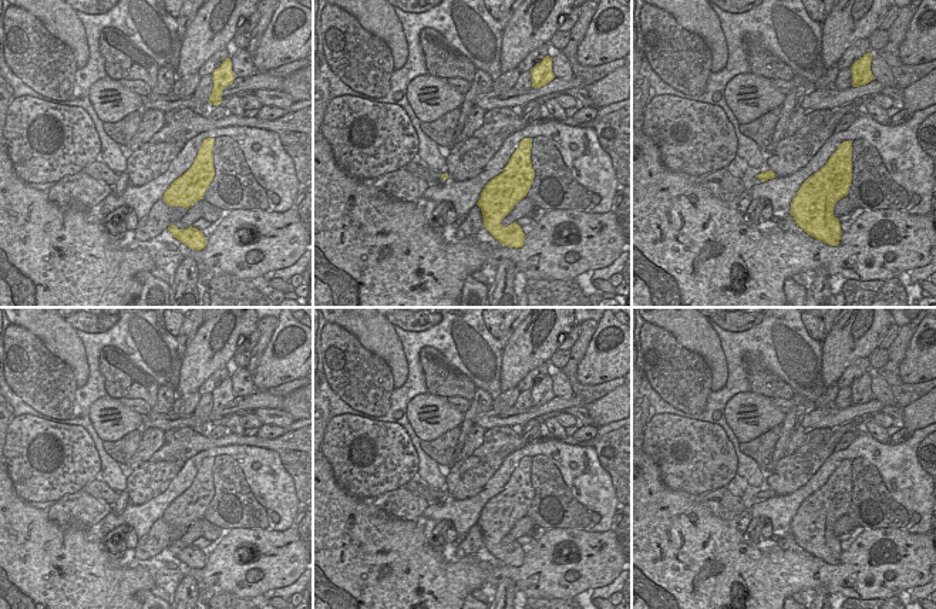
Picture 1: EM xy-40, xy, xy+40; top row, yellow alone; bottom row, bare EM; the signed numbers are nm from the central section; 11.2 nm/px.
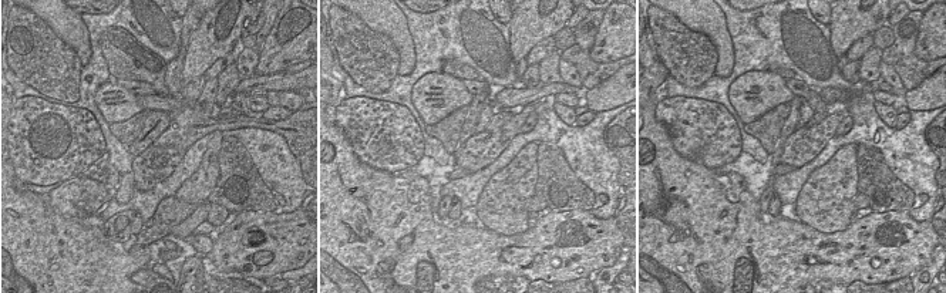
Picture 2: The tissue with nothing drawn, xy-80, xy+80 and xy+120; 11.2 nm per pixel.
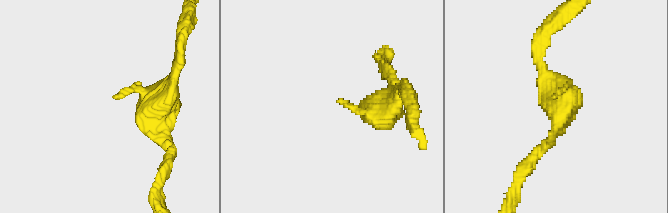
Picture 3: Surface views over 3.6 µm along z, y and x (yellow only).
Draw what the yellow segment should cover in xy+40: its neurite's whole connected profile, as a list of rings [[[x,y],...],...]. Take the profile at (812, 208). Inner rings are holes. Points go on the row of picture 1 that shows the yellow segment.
[[[844,141],[831,155],[828,162],[799,186],[791,202],[791,215],[794,216],[797,226],[829,246],[838,246],[842,235],[841,223],[834,215],[834,206],[841,198],[848,195],[852,182],[851,158],[852,141]]]

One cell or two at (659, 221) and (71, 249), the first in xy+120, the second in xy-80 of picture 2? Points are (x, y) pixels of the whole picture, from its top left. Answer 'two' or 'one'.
one

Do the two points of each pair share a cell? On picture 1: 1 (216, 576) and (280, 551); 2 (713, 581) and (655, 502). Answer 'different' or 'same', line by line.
1: same
2: same

